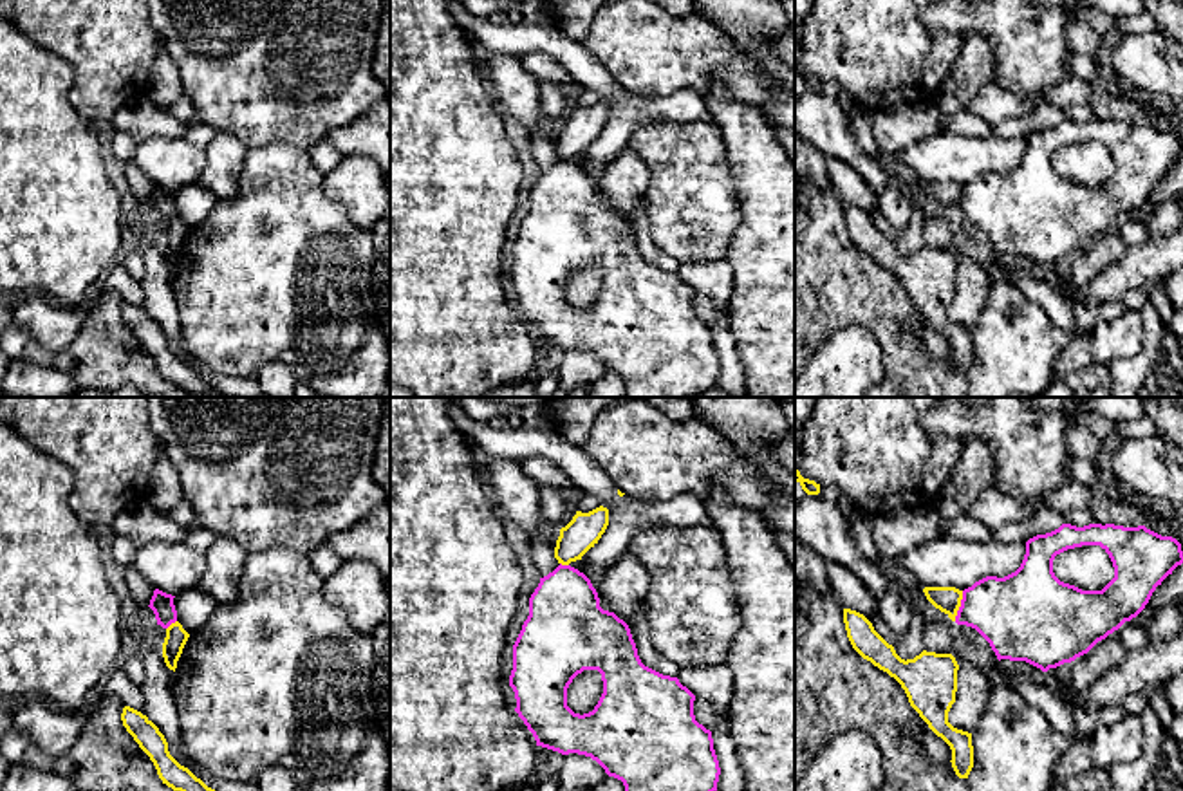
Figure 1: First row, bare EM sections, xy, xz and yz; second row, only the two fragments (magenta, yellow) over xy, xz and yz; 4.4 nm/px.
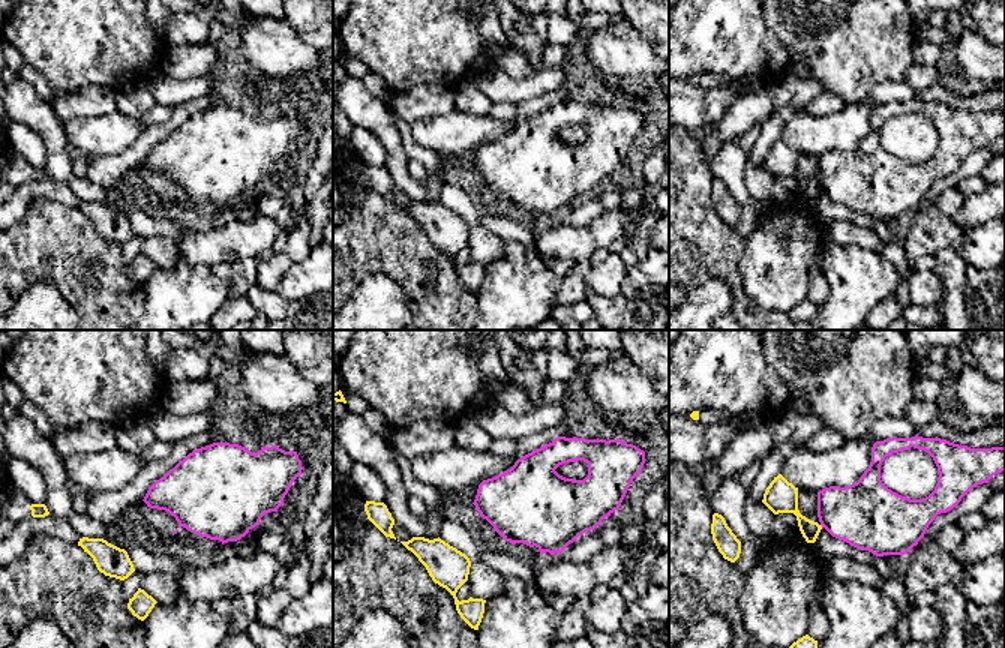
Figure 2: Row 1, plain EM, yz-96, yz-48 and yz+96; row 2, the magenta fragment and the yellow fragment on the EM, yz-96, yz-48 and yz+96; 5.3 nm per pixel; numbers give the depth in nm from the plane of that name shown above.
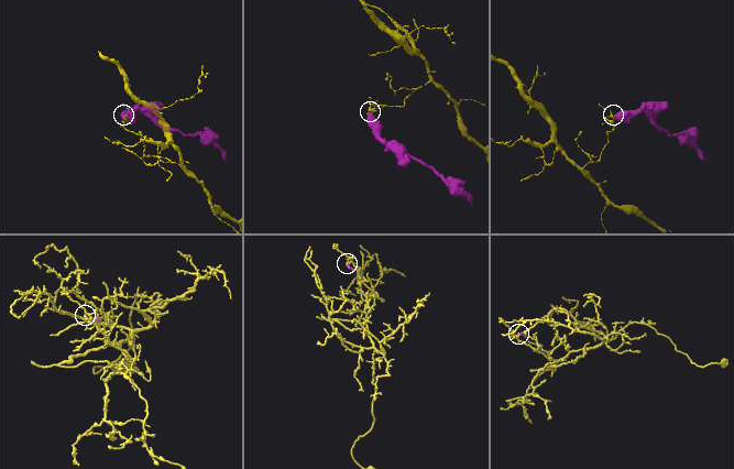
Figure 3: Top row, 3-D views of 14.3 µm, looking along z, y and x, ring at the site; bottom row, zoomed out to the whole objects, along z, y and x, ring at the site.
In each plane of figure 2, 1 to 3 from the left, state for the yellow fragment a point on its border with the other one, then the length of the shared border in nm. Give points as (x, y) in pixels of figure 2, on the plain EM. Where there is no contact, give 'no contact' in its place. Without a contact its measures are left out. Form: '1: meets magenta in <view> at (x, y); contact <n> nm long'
1: no contact
2: no contact
3: meets magenta in yz+96 at (821, 188); contact 30 nm long

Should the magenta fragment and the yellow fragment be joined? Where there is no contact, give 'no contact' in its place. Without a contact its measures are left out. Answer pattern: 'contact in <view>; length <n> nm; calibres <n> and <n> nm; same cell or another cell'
contact in yz; length 140 nm; calibres 360 and 110 nm; another cell

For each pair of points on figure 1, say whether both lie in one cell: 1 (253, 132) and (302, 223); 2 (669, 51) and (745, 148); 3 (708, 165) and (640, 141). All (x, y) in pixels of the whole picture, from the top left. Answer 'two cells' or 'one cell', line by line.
1: two cells
2: two cells
3: one cell

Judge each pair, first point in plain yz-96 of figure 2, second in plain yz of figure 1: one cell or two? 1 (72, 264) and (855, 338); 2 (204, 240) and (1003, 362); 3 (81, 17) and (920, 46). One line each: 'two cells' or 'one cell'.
1: two cells
2: two cells
3: one cell

